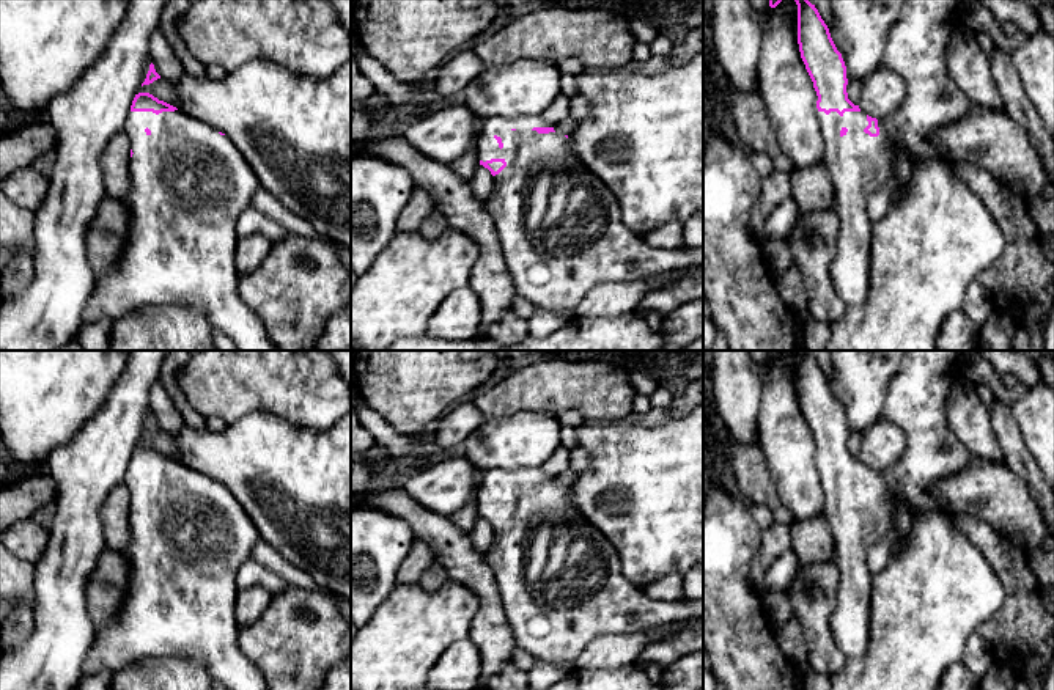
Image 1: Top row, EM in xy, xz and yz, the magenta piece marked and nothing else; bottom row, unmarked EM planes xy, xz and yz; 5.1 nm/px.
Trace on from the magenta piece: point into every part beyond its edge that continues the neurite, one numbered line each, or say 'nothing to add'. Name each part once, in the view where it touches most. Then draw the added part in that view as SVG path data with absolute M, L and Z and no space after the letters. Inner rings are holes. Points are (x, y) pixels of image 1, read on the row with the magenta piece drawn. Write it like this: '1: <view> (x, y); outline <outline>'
1: xy (189, 184); outline M181 110L159 115L131 112L124 130L131 138L134 152L129 162L131 187L121 200L131 215L129 244L116 264L102 278L94 280L94 289L85 305L82 324L93 322L101 316L116 321L145 306L187 305L205 314L214 330L225 333L239 351L280 351L269 339L261 319L244 303L238 292L239 273L234 266L236 223L260 187L260 181L242 152L227 135L220 135L214 127Z

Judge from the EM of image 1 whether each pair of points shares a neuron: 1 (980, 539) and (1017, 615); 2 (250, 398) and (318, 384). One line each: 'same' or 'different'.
1: same
2: same

